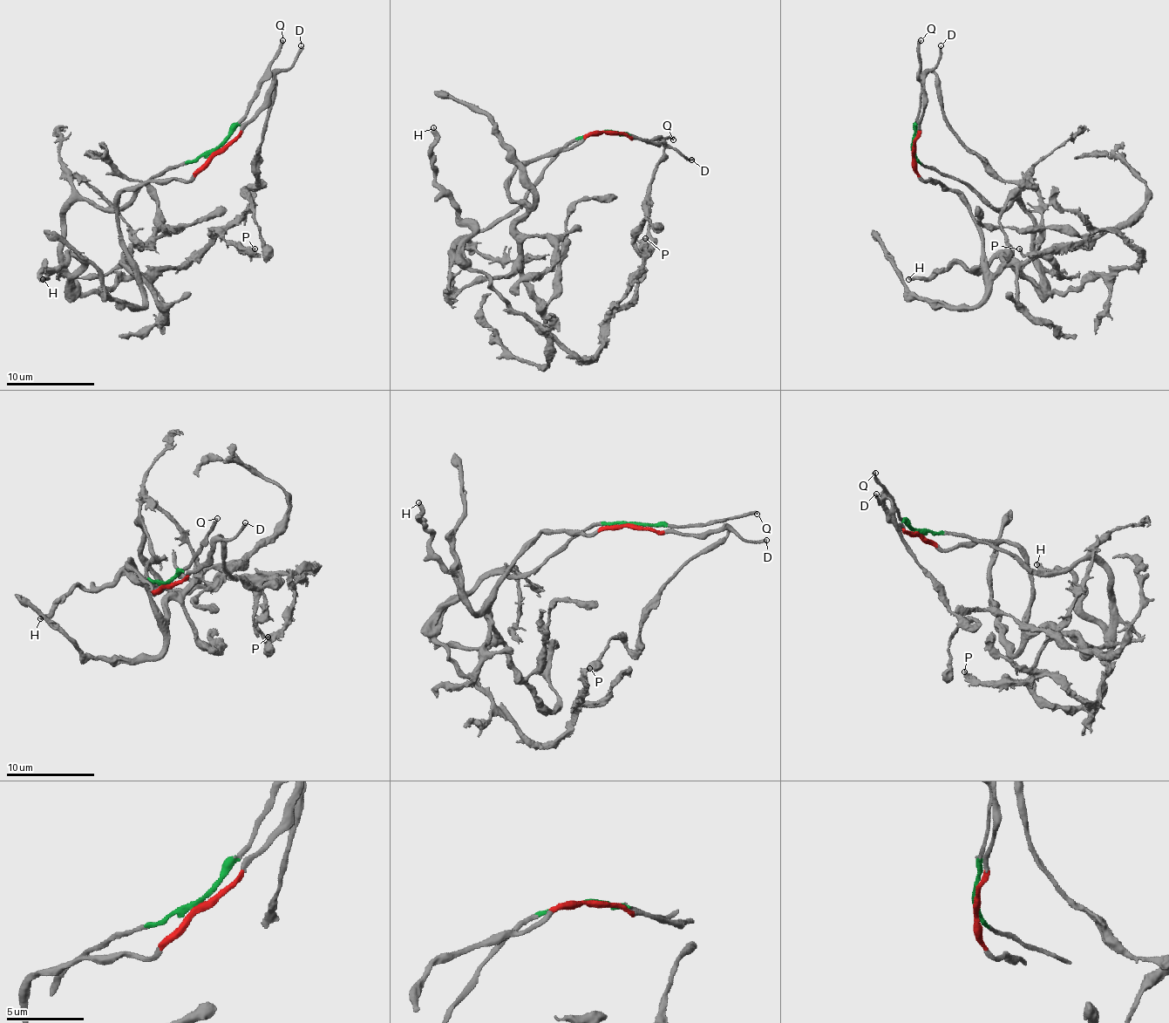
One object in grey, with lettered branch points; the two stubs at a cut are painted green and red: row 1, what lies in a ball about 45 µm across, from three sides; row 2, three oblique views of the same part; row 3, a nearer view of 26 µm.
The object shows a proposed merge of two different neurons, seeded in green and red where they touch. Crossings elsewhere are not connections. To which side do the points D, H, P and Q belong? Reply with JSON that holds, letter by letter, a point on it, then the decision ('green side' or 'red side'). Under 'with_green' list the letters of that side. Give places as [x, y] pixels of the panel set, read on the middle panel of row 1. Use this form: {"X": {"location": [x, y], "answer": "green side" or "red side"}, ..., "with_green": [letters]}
{"D": {"location": [691, 160], "answer": "red side"}, "H": {"location": [433, 127], "answer": "green side"}, "P": {"location": [645, 238], "answer": "green side"}, "Q": {"location": [673, 139], "answer": "green side"}, "with_green": ["H", "P", "Q"]}

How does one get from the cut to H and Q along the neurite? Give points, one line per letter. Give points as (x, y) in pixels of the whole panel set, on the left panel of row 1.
H: (214, 149), (124, 207), (78, 200), (62, 224), (71, 283), (82, 266), (44, 264), (42, 279)
Q: (214, 149), (245, 113), (261, 76), (282, 41)

